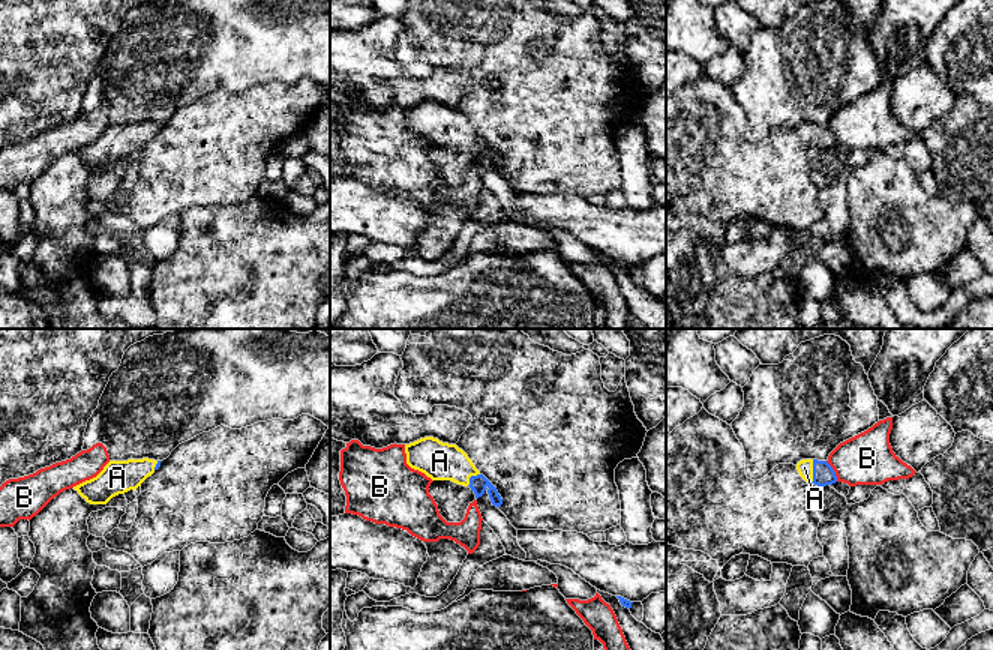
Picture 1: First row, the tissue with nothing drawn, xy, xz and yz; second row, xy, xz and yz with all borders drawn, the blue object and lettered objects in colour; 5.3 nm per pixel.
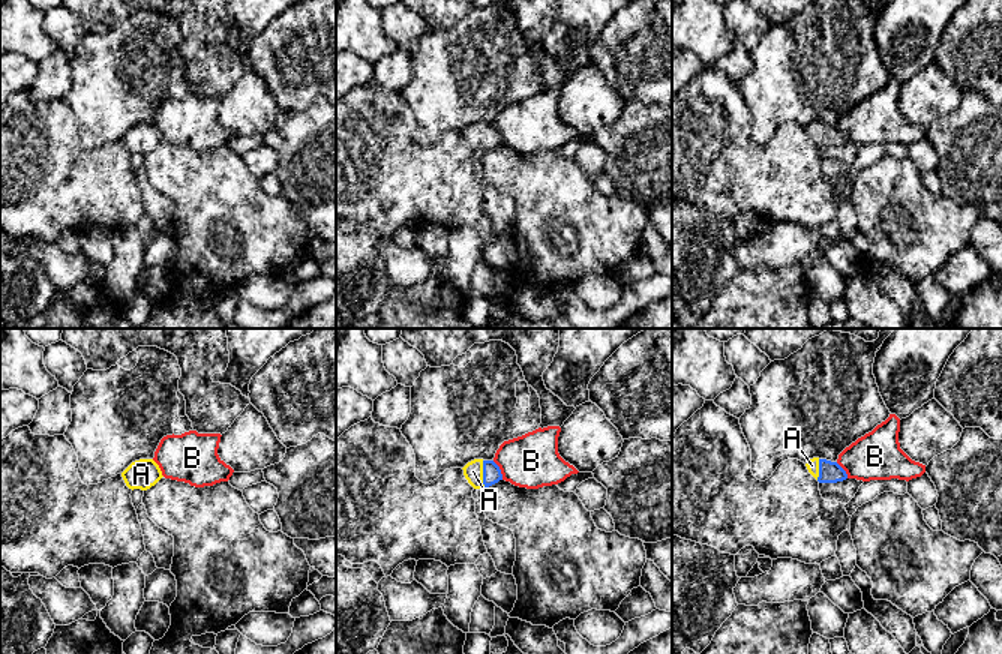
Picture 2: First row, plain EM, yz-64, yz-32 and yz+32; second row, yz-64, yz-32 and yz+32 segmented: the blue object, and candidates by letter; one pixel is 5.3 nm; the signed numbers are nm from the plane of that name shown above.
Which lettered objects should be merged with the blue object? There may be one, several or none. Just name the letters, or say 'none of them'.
A

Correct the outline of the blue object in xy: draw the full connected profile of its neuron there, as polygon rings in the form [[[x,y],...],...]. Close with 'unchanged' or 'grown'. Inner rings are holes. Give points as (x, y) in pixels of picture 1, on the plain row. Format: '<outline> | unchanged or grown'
[[[142,122],[110,125],[93,143],[74,153],[90,168],[106,168],[112,161],[136,153],[160,131],[160,125]]] | grown

